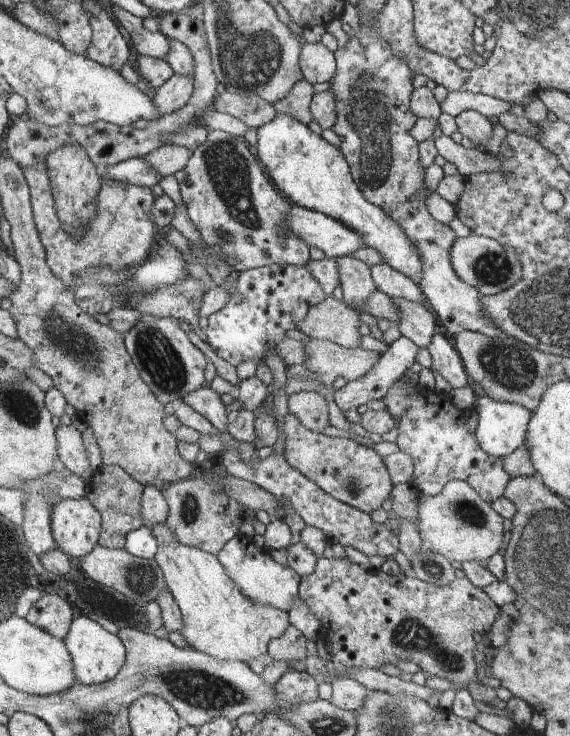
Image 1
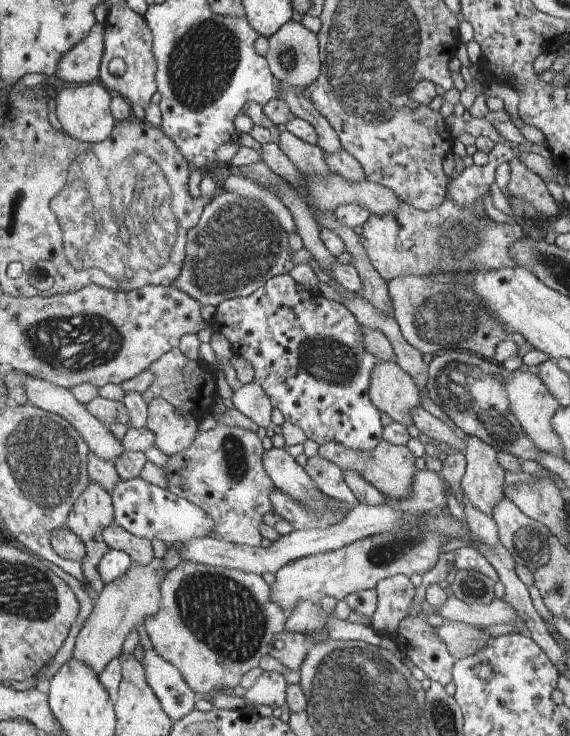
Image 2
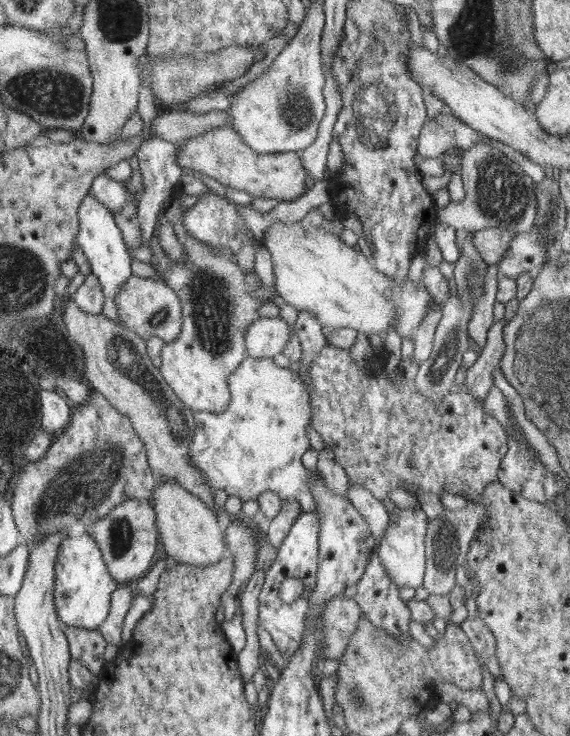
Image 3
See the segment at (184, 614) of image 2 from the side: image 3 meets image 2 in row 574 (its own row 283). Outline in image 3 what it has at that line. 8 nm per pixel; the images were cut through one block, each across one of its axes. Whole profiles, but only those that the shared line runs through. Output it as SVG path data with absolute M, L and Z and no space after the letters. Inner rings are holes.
M169 215L167 218L168 221L172 222L176 238L183 246L187 257L185 263L171 260L161 247L158 231L153 233L148 242L152 249L151 265L161 276L164 276L165 284L178 295L183 312L181 334L176 340L165 343L163 346L161 352L162 364L159 369L168 386L190 410L193 412L221 413L229 408L229 402L232 400L232 391L229 389L229 376L248 356L245 345L246 329L249 328L251 322L256 321L256 318L260 316L258 308L263 305L263 302L250 294L250 291L258 285L260 279L255 268L254 271L249 273L242 270L233 258L235 256L234 251L228 247L221 248L219 253L215 253L211 251L211 248L205 242L194 238L190 231L186 230L185 224L173 222Z

